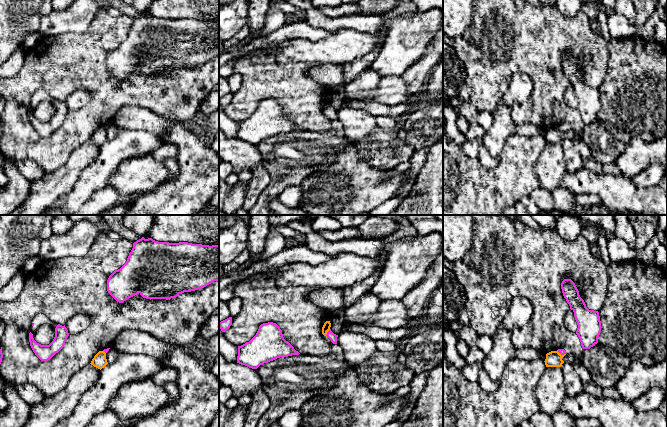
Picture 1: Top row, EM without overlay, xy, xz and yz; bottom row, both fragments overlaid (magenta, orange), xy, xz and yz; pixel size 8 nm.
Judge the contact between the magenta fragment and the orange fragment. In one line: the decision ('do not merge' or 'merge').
do not merge

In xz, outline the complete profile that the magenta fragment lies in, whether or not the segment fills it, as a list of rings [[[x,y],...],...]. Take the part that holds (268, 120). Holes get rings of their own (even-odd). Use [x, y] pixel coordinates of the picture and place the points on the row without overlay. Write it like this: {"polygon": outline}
{"polygon": [[[273,98],[259,102],[256,111],[245,120],[238,122],[237,139],[252,145],[280,133],[300,129],[284,115],[282,106]]]}

